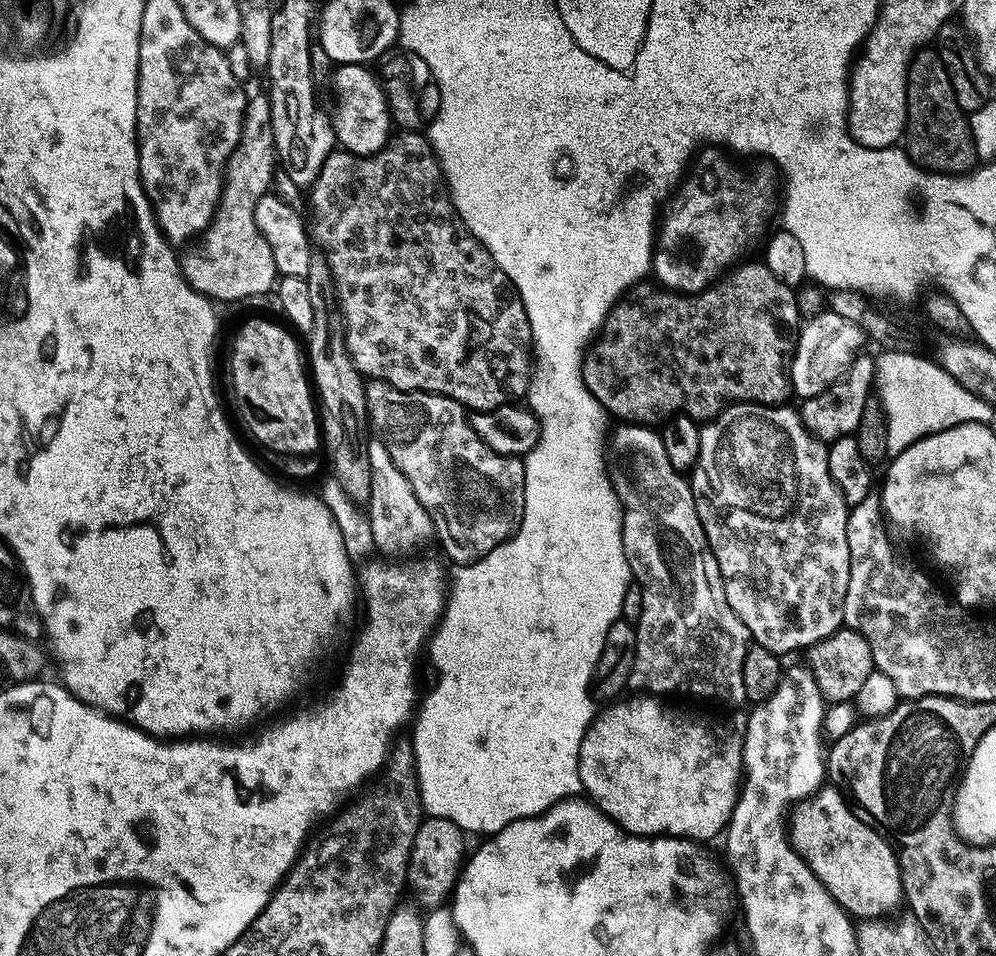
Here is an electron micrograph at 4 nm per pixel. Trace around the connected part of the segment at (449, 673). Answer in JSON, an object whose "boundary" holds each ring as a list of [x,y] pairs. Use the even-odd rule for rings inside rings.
{"boundary":[[[592,396],[592,404],[588,404],[588,408],[576,408],[576,412],[572,412],[572,428],[568,428],[568,432],[564,432],[564,428],[560,428],[560,432],[544,432],[539,426],[538,437],[544,440],[544,480],[536,480],[536,488],[524,489],[524,513],[520,519],[520,526],[516,529],[514,535],[505,540],[503,544],[499,544],[494,550],[490,550],[481,560],[475,560],[473,564],[461,564],[453,567],[452,572],[452,589],[449,587],[446,592],[446,603],[444,605],[442,615],[438,623],[435,625],[434,631],[430,636],[430,648],[432,644],[432,660],[436,663],[436,668],[441,672],[440,681],[436,684],[436,689],[429,694],[424,700],[424,705],[419,705],[418,711],[415,713],[416,729],[410,733],[412,741],[412,753],[416,755],[416,781],[420,784],[420,802],[423,811],[429,817],[438,819],[448,819],[452,823],[456,823],[463,833],[471,834],[471,832],[488,832],[484,834],[495,834],[503,831],[507,824],[512,824],[515,820],[526,820],[530,816],[539,816],[547,808],[555,808],[560,801],[565,798],[572,798],[581,791],[580,787],[580,743],[586,734],[588,725],[594,719],[594,703],[589,692],[589,685],[593,680],[593,673],[596,665],[600,662],[600,653],[604,649],[606,642],[606,631],[609,630],[613,622],[621,617],[622,599],[625,598],[626,590],[631,587],[632,579],[629,570],[628,559],[625,556],[625,550],[622,546],[622,530],[621,522],[623,520],[623,508],[620,500],[617,498],[613,477],[608,476],[606,470],[606,460],[604,458],[604,426],[607,422],[606,413],[597,399]]]}

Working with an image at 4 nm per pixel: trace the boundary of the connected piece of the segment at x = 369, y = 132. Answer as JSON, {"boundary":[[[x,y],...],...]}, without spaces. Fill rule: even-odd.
{"boundary":[[[341,64],[335,71],[330,119],[337,145],[353,156],[372,156],[381,152],[390,139],[390,117],[377,75],[371,67],[362,64]]]}

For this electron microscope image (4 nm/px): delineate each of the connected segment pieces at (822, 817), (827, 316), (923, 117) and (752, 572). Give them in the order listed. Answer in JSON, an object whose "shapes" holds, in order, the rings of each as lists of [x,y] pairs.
{"shapes":[[[[822,786],[799,801],[791,809],[786,831],[793,850],[849,916],[876,918],[901,901],[900,867],[891,844],[873,825],[860,819],[839,787]]],[[[824,310],[820,316],[814,317],[801,327],[797,337],[796,353],[792,357],[792,364],[789,368],[789,376],[792,379],[793,393],[799,399],[805,400],[816,397],[839,379],[843,379],[851,369],[853,361],[863,351],[863,344],[866,344],[866,337],[863,329],[854,325],[854,322],[847,321],[842,315],[834,314],[830,310]]],[[[921,47],[908,67],[906,156],[923,171],[962,176],[973,171],[978,164],[969,117],[954,98],[954,86],[950,86],[950,74],[946,74],[946,66],[942,66],[939,51],[931,52],[928,48],[931,47]]],[[[733,404],[724,409],[714,420],[707,421],[700,430],[699,471],[704,471],[704,480],[708,483],[708,492],[696,492],[698,518],[704,527],[704,536],[708,540],[708,552],[714,561],[718,577],[724,583],[726,601],[738,614],[746,626],[749,637],[766,650],[777,654],[807,650],[822,638],[834,634],[844,624],[843,603],[846,602],[846,590],[850,583],[850,549],[846,542],[846,522],[850,507],[831,477],[827,465],[828,449],[825,441],[817,440],[802,422],[799,411],[792,406],[773,406],[770,404]]]]}

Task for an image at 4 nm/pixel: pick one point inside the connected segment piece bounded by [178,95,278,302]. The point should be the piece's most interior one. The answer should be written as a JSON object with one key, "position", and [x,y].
{"position":[231,261]}

